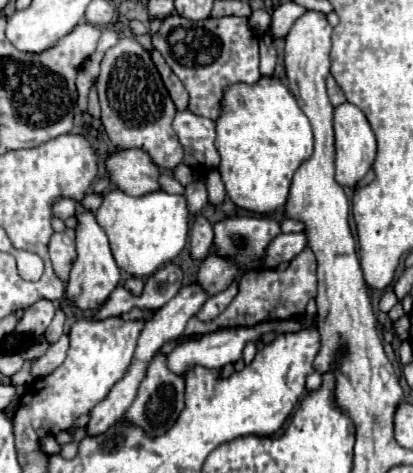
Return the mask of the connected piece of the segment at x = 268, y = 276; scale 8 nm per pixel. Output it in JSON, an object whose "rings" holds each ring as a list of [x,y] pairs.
{"rings":[[[304,248],[286,270],[250,270],[238,282],[238,294],[228,304],[228,308],[210,322],[200,322],[192,318],[186,326],[184,336],[202,336],[220,328],[236,328],[236,326],[254,326],[264,320],[286,320],[302,314],[310,298],[316,296],[316,256],[310,248]]]}

